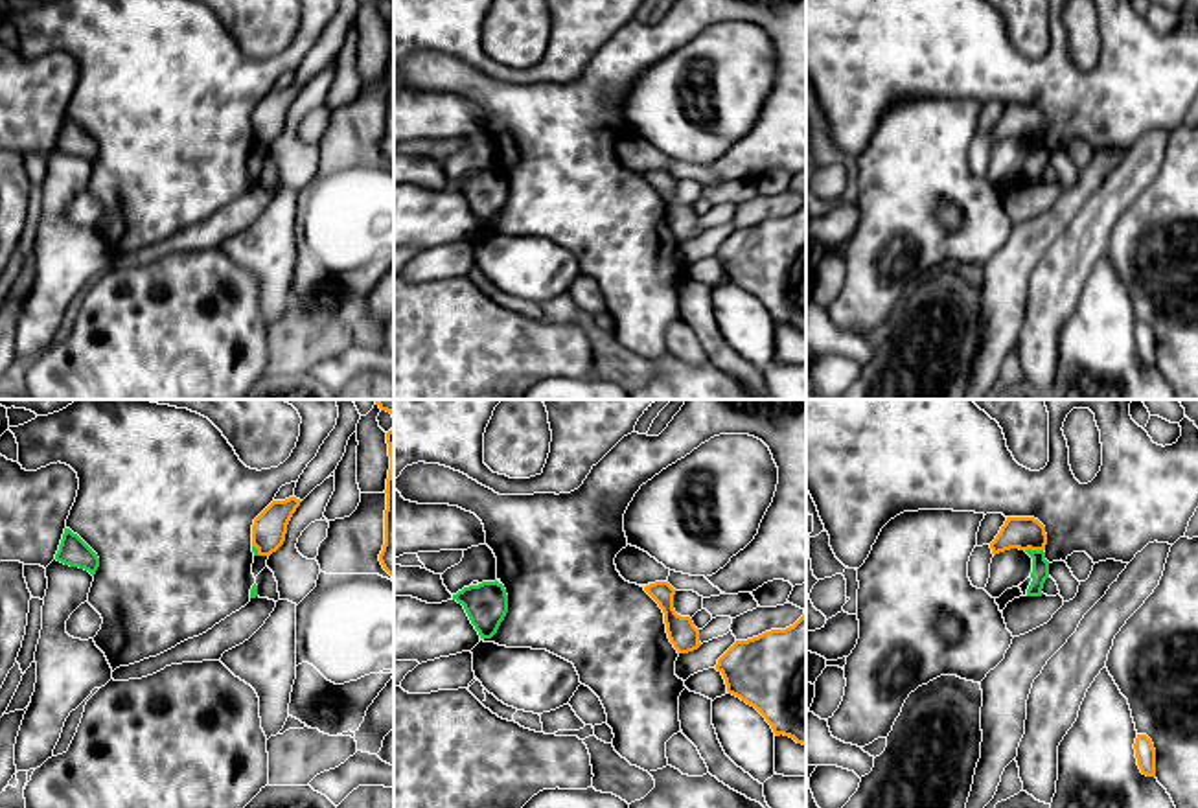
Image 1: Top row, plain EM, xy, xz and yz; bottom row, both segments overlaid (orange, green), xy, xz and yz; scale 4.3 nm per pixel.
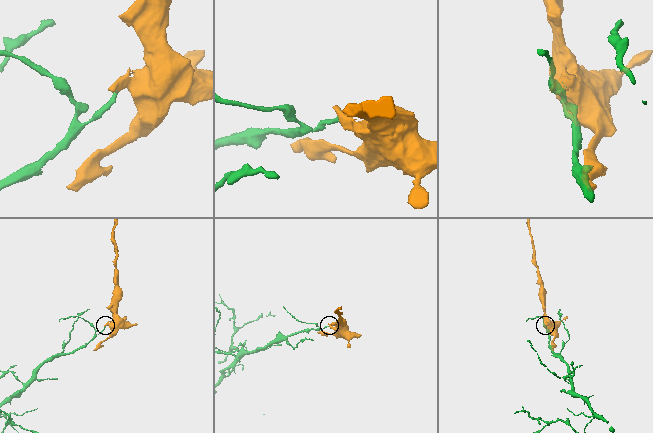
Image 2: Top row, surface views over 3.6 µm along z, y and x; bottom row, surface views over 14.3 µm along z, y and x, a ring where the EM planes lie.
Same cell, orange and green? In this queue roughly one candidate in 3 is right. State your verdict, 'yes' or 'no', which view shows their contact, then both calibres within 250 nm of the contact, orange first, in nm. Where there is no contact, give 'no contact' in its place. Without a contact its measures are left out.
no | yz | 140/80 nm

